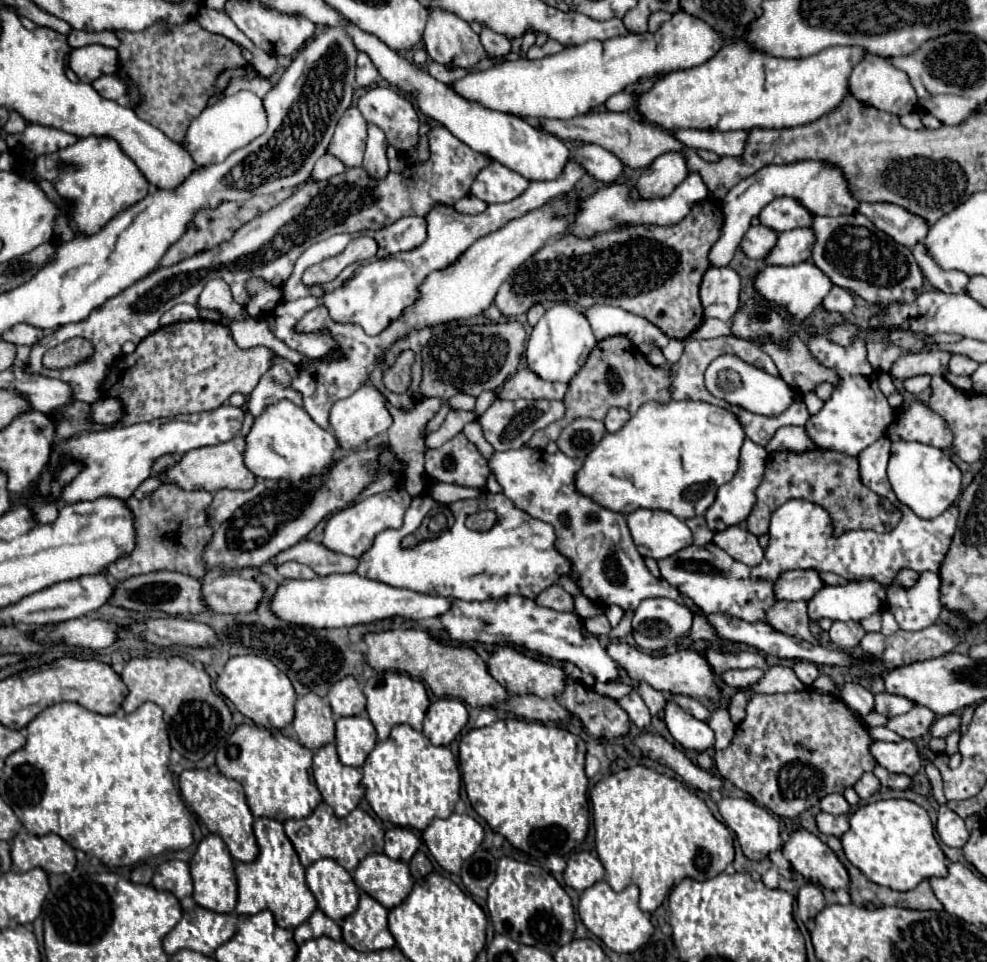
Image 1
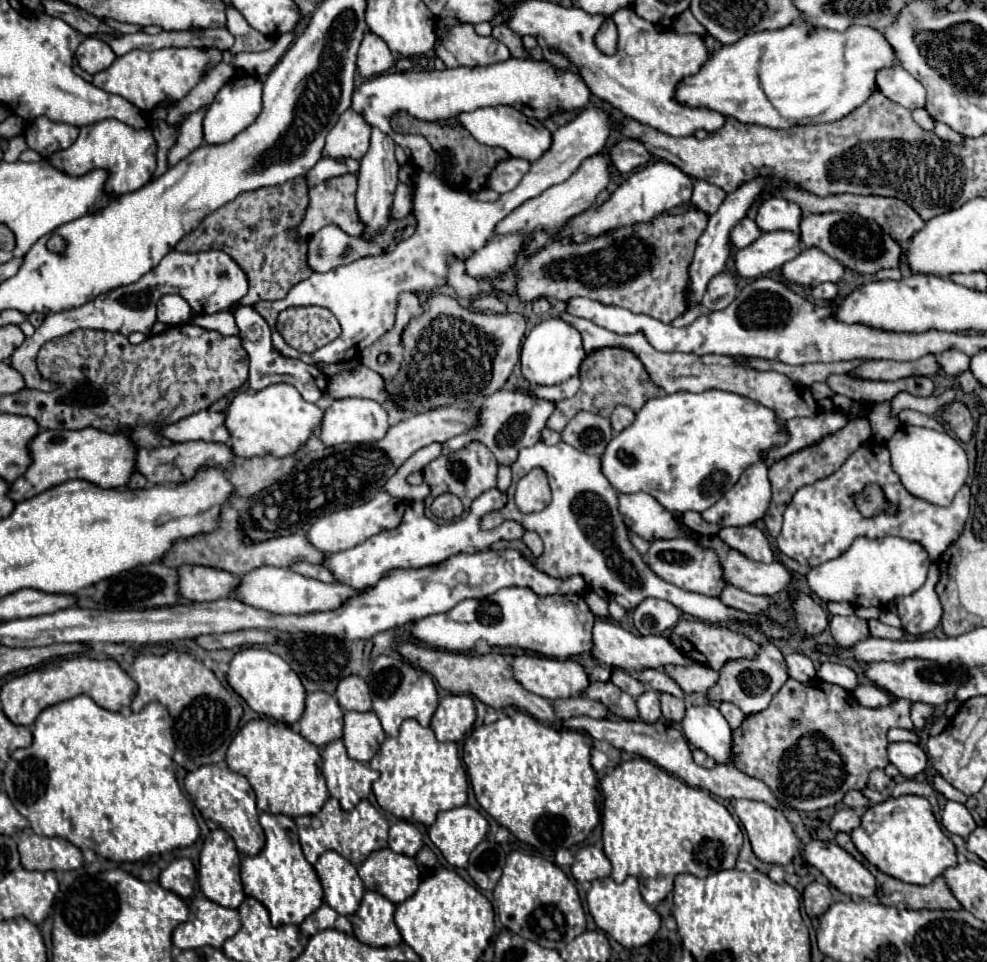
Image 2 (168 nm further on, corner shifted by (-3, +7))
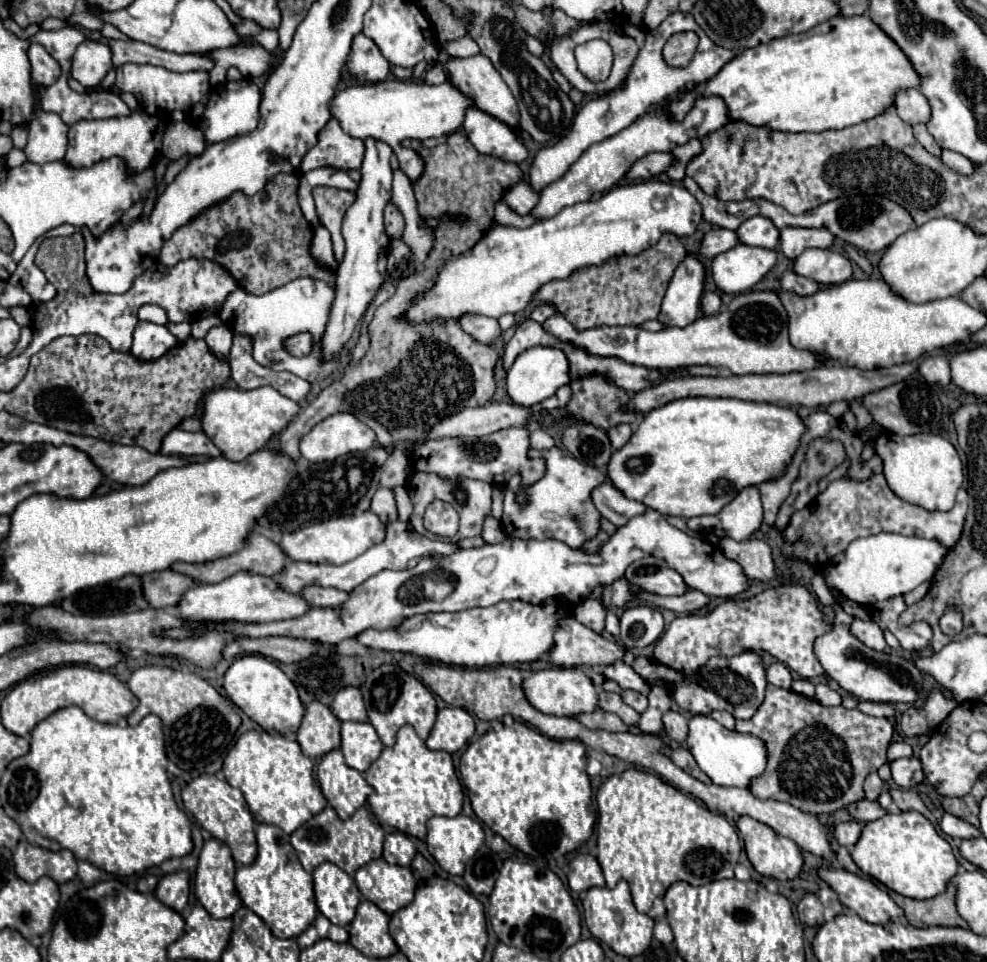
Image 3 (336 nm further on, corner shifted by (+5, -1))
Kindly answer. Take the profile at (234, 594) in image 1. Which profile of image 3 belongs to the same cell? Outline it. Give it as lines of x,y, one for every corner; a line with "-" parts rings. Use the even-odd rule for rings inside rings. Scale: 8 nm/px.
172,569
154,571
150,575
140,575
140,581
142,581
144,599
154,609
174,607
180,601
182,593
196,585
190,577
176,573

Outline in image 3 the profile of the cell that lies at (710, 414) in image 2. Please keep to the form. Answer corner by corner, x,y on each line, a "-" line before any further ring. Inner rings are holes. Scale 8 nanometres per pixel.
676,399
674,403
666,403
666,407
658,407
644,415
630,441
612,455
608,477
626,497
640,501
662,515
690,519
720,513
742,489
780,479
786,473
804,431
806,425
792,407
742,399

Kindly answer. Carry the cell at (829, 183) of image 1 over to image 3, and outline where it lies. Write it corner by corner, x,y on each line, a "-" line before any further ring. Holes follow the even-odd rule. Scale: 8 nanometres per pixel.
688,255
676,269
660,313
658,321
664,327
686,327
690,325
700,309
700,297
704,289
704,265
698,257

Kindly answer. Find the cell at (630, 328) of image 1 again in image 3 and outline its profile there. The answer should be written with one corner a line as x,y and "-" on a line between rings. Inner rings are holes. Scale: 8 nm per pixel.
752,291
734,297
734,301
718,315
702,317
688,327
670,327
658,333
644,331
640,327
598,327
576,331
560,313
552,315
542,327
556,339
584,349
598,357
618,357
632,365
648,369
672,369
688,365
712,365
728,367
736,375
748,373
792,373
818,367
820,361
810,351
798,351
792,347
786,335
786,311
774,291

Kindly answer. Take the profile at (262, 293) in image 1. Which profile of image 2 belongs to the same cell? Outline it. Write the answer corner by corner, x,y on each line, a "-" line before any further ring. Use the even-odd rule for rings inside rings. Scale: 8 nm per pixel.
298,177
282,185
242,193
234,201
210,213
194,231
184,235
178,243
178,251
198,253
220,249
228,253
246,273
250,283
250,289
246,297
240,299
240,305
256,305
258,301
284,299
296,283
312,275
306,265
308,245
298,243
294,235
294,227
302,221
308,203
306,191
306,179

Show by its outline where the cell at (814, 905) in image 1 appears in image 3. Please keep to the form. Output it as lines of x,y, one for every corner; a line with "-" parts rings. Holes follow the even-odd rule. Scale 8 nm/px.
808,893
804,895
804,899
796,905
796,911
798,911
798,919
802,925
814,925
814,927
820,927
824,923
824,905
820,903
818,895
814,893

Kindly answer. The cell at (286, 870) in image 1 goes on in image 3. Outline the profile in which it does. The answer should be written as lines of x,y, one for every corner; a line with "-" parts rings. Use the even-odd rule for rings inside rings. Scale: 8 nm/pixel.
260,823
256,825
258,857
252,865
240,865
236,869
236,889
242,903
256,915
266,919
266,925
280,939
298,937
316,919
316,901
312,889
312,875
306,873
296,857
294,847
286,841
290,835
276,825

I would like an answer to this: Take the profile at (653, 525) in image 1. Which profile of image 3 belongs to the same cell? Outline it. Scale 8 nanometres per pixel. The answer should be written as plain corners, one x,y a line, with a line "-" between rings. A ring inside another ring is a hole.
608,481
600,483
590,495
592,495
592,503
600,511
600,515
606,517
608,521
612,521
616,527
622,527
622,523
626,523
634,515
640,515
642,511
646,511
644,503
638,503
638,501
624,497

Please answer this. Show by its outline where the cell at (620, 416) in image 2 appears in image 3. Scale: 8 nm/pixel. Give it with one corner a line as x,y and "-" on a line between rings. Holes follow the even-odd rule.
622,423
622,425
612,427
612,429
608,431
608,435
610,435
612,447
618,451
618,449
622,449
622,447
628,443
628,439
632,437
632,427
626,425
626,423

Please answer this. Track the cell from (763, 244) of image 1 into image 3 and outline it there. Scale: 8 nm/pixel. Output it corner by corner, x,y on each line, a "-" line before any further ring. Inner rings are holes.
712,229
704,235
702,243
700,243
700,257
702,259
712,259
722,251
728,251
730,247
738,245
738,237
734,231
730,229

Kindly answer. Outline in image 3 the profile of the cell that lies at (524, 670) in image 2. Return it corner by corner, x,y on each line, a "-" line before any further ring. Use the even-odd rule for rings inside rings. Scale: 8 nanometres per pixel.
550,667
544,671
534,671
530,677
524,679
524,691
530,703
550,715
558,717
574,717
580,713
592,713
598,707
598,693
594,683
576,667

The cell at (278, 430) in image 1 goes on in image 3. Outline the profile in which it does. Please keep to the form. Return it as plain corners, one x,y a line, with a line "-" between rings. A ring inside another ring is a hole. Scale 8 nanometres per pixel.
222,387
208,391
204,397
202,431
230,459
246,459
258,447
264,447
272,435
282,433
298,413
300,405
274,391
274,387
258,387
252,391

